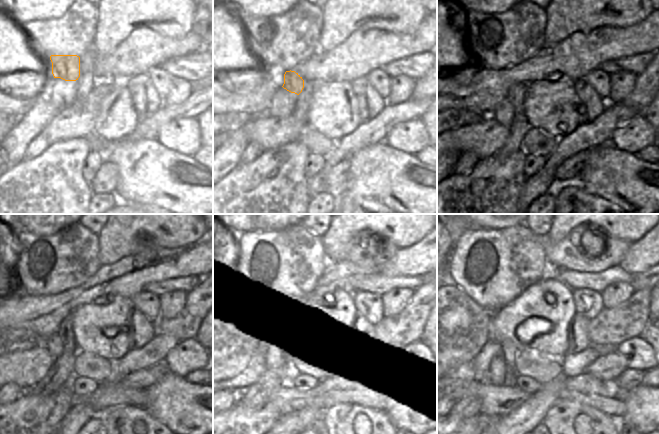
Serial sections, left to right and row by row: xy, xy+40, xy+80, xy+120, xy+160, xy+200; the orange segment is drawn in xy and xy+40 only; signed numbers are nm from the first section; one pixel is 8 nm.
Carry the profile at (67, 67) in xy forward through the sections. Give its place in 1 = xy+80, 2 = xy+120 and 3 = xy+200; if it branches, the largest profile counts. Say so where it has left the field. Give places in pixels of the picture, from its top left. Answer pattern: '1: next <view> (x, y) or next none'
1: next xy+80 (516, 94)
2: next xy+120 (65, 331)
3: next xy+200 (509, 351)

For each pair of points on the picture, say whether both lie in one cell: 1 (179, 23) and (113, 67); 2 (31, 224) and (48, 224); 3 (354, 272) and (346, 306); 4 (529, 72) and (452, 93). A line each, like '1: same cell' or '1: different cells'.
1: different cells
2: same cell
3: different cells
4: same cell

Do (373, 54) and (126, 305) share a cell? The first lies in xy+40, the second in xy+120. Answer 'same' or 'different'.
different

